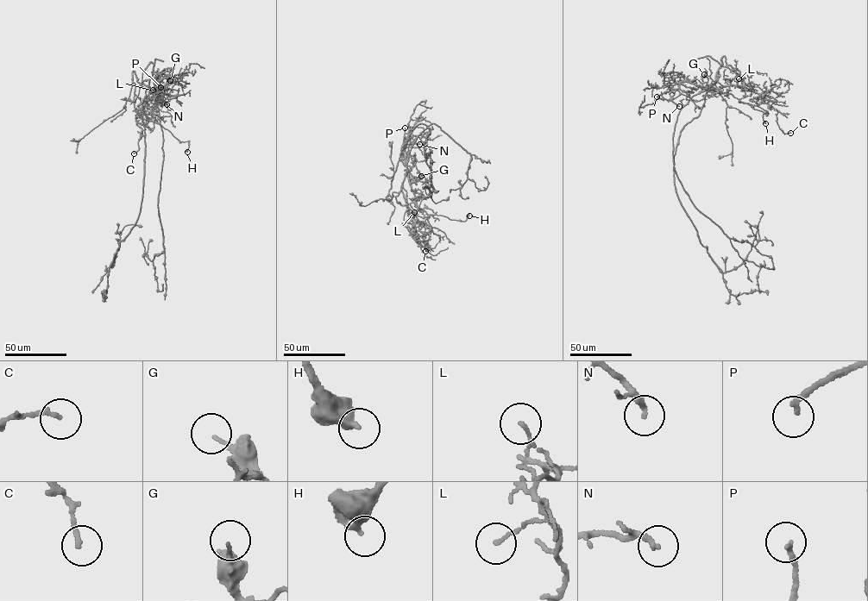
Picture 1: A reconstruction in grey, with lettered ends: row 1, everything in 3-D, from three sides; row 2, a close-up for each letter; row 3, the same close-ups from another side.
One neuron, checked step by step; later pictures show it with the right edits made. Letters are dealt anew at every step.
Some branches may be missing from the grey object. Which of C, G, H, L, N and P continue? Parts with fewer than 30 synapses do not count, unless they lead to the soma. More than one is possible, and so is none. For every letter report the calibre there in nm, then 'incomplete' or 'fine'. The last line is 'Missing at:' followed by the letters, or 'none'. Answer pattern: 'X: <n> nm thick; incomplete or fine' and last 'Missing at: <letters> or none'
C: 160 nm thick; fine
G: 110 nm thick; fine
H: 380 nm thick; fine
L: 110 nm thick; fine
N: 160 nm thick; fine
P: 190 nm thick; fine
Missing at: none

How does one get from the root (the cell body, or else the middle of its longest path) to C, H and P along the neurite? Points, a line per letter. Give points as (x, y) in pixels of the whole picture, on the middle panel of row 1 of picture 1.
C: (388, 194), (390, 200), (398, 192), (398, 203), (406, 204), (415, 223), (411, 236), (426, 241), (425, 251)
H: (388, 194), (386, 198), (390, 200), (402, 182), (406, 205), (416, 215), (463, 221), (469, 215)
P: (388, 194), (386, 198), (390, 200), (393, 192), (399, 191), (406, 174), (408, 160), (403, 141), (405, 128)

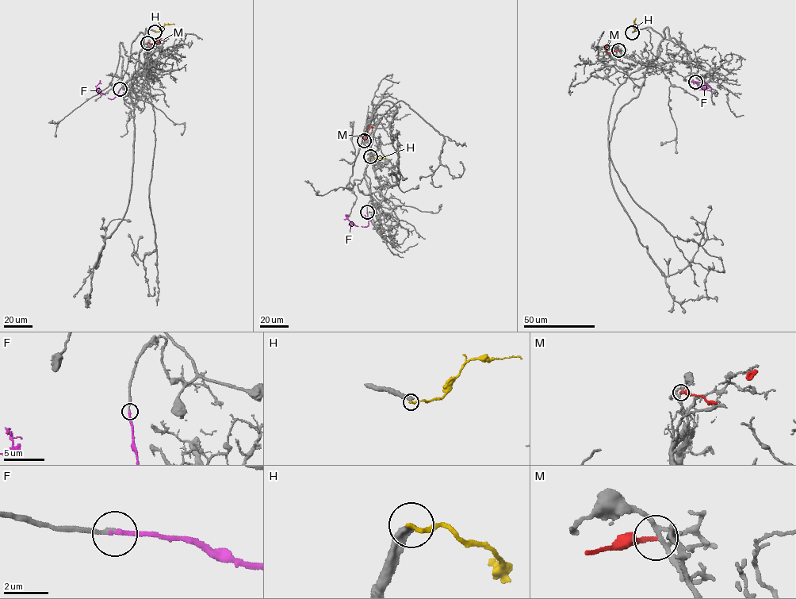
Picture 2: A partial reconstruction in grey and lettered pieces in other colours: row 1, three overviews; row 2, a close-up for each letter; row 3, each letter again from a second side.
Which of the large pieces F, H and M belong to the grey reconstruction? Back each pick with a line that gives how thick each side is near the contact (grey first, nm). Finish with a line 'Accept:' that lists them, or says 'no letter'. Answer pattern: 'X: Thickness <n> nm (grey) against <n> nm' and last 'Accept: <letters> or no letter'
F: Thickness 170 nm (grey) against 190 nm
Accept: F

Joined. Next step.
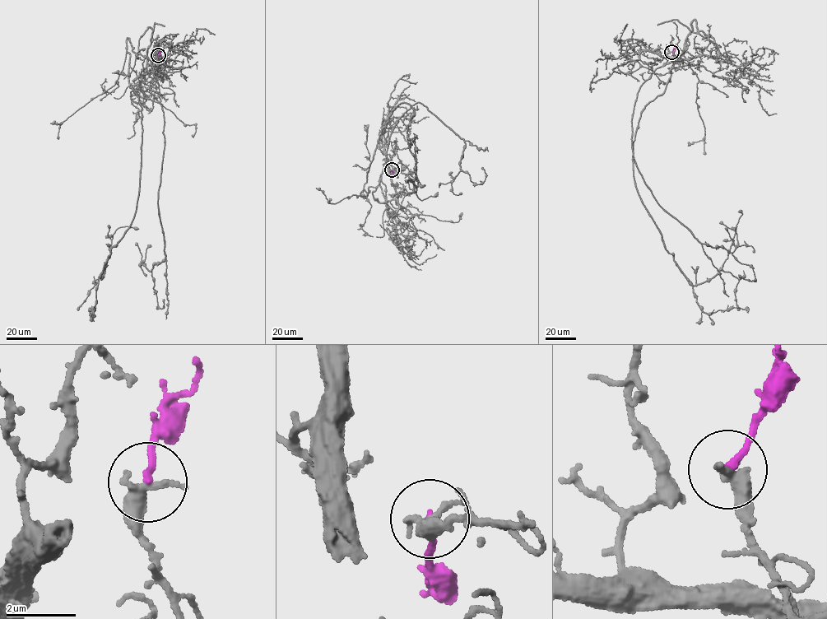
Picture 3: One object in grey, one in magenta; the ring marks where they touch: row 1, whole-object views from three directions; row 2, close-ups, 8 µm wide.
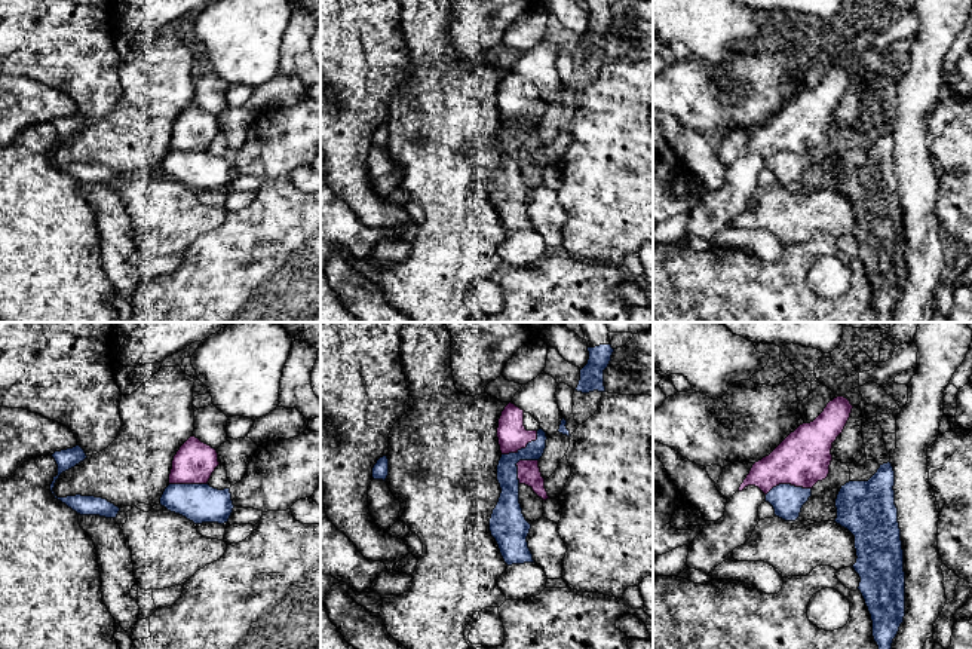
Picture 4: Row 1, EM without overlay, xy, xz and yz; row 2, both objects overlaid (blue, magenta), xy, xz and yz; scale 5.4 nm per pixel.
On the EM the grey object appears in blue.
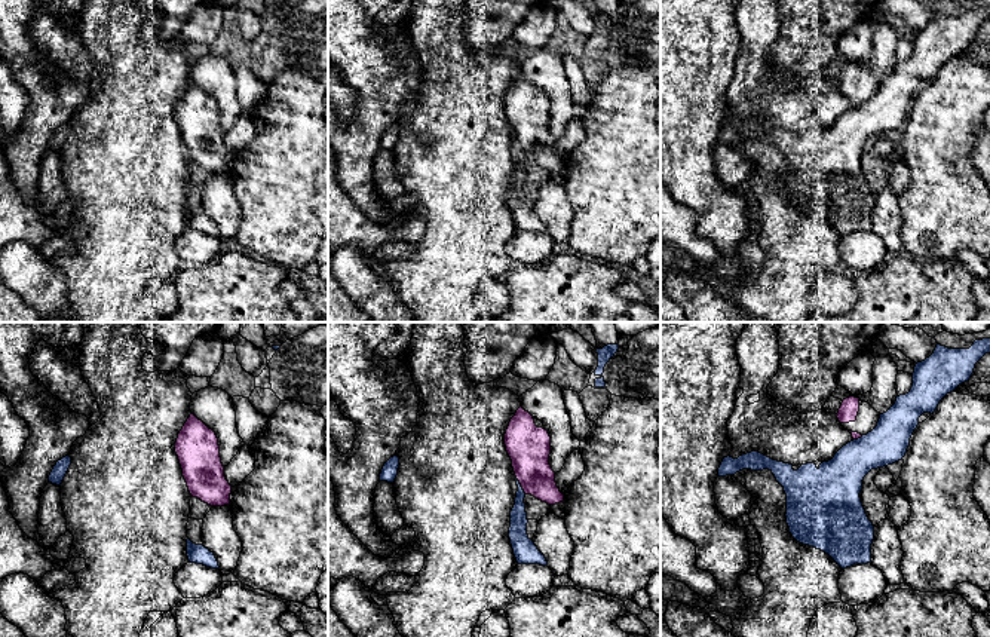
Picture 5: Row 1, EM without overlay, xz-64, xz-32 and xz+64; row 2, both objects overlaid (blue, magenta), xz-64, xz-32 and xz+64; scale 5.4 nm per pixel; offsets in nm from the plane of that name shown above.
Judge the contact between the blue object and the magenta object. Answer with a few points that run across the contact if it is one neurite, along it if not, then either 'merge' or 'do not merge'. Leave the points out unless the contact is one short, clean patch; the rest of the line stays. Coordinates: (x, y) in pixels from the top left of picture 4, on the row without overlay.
line xz (537, 98), (537, 104), (524, 115), (502, 122); do not merge

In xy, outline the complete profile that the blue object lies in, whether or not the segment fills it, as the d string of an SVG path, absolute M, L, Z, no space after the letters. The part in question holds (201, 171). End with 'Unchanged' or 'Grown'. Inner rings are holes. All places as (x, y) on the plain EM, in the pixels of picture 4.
M169 151L160 172L194 192L224 192L234 175L230 156L218 157L209 151Z. Unchanged

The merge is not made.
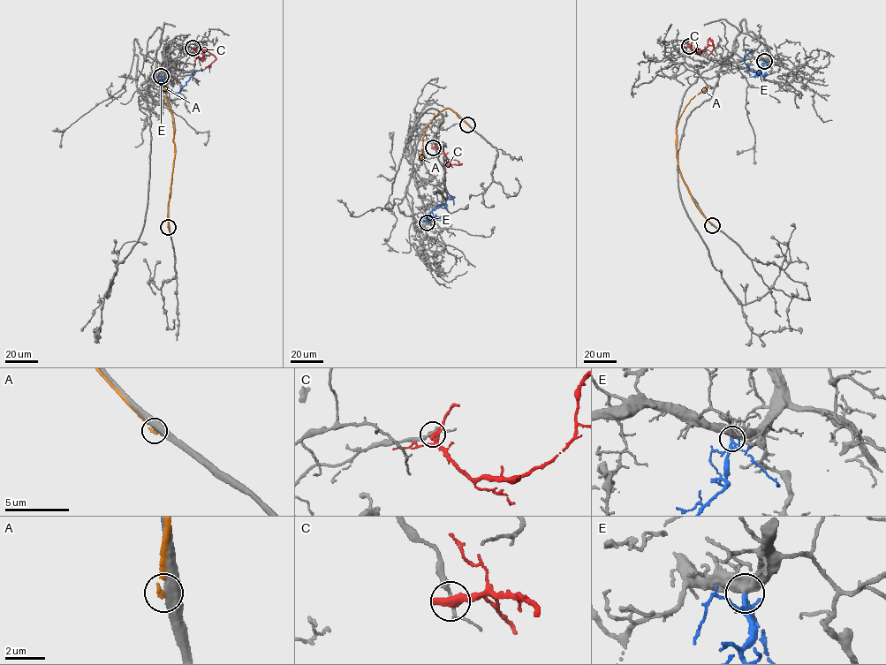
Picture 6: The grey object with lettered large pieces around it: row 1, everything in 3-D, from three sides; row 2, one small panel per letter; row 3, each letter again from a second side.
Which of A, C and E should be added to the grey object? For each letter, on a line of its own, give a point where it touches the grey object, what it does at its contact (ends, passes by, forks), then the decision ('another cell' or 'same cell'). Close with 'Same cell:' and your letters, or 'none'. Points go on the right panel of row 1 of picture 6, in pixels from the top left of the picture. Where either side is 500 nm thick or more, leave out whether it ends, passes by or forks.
A: (712, 225) | another cell
C: (689, 46) | another cell
E: (764, 61) | same cell
Same cell: E

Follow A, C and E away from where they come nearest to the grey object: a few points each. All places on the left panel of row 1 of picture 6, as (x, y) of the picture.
A: (168, 227), (174, 143), (172, 117), (164, 88)
C: (193, 48), (200, 59), (204, 49), (214, 56), (215, 59), (205, 67)
E: (162, 76), (163, 88), (177, 93), (194, 71)

